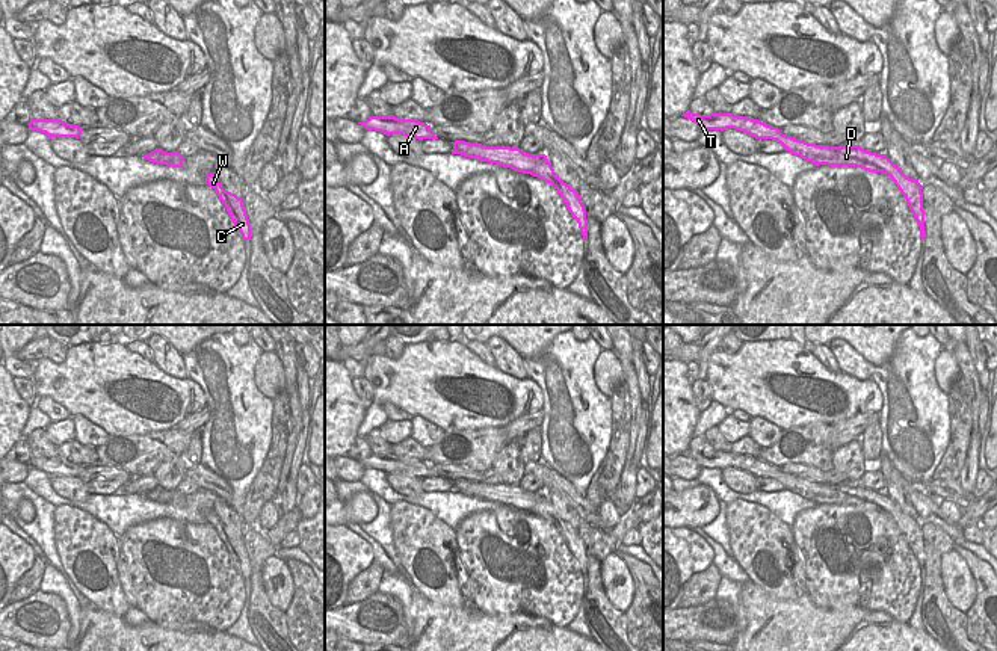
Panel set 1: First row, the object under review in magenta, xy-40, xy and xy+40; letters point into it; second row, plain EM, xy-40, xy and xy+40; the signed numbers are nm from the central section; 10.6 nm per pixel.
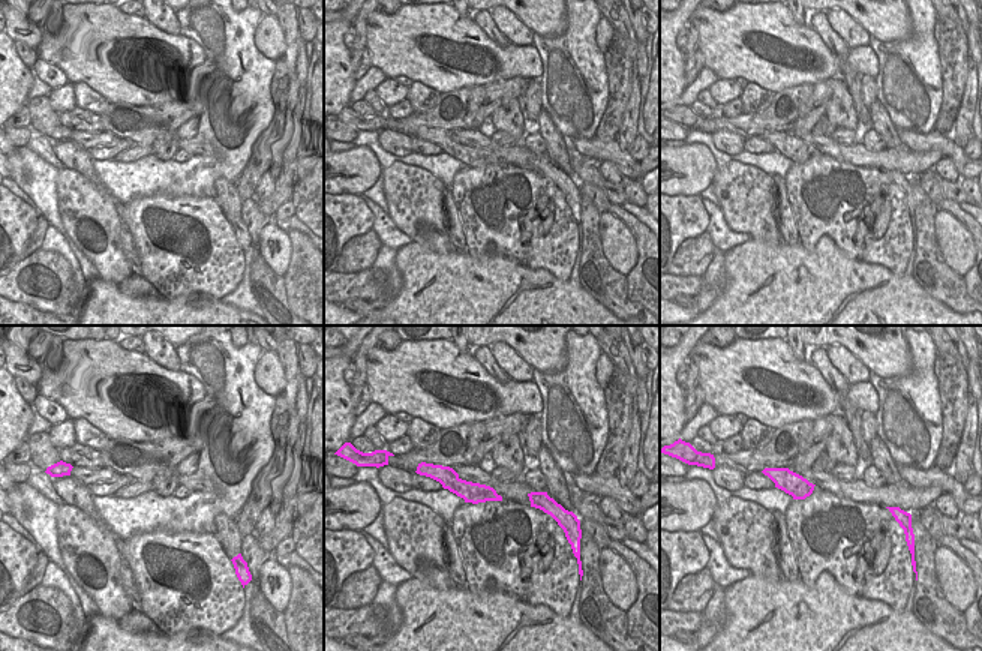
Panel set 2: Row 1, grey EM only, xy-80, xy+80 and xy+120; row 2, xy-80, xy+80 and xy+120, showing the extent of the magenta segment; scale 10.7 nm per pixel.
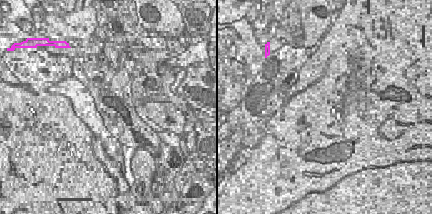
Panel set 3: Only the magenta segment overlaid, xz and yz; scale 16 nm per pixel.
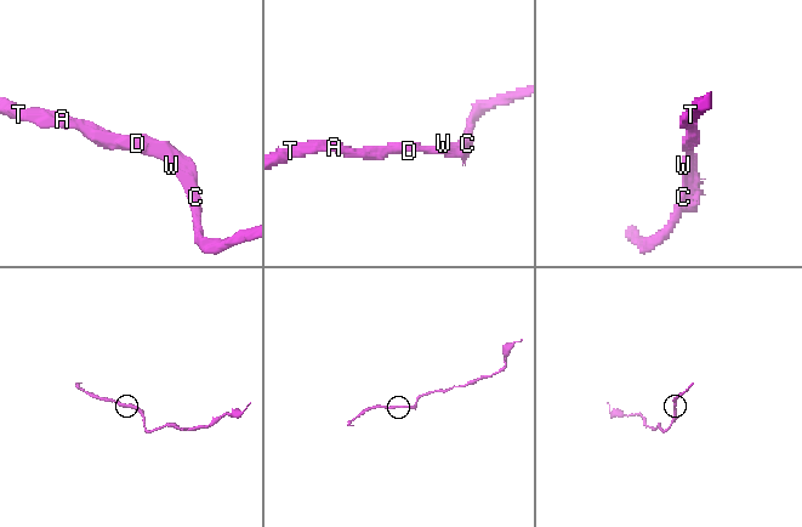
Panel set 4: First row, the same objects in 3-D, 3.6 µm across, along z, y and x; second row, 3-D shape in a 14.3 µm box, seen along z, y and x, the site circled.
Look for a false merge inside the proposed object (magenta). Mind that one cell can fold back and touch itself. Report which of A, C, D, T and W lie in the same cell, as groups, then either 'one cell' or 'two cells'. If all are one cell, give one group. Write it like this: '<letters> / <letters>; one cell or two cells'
A C D T W; one cell

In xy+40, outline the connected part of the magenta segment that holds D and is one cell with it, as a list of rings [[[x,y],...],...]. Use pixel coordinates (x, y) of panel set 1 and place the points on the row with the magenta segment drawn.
[[[687,110],[681,116],[695,122],[701,130],[724,131],[727,128],[734,128],[755,139],[776,140],[790,154],[799,156],[801,159],[811,162],[816,166],[857,166],[869,172],[882,172],[894,181],[906,199],[906,204],[920,227],[921,243],[926,239],[921,184],[918,180],[906,177],[900,168],[887,157],[887,154],[867,151],[860,145],[828,147],[808,143],[805,140],[782,134],[778,127],[772,127],[758,119],[733,113],[699,115]]]

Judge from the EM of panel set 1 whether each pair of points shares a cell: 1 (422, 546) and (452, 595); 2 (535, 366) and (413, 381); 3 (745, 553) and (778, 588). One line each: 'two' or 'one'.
1: one
2: two
3: one

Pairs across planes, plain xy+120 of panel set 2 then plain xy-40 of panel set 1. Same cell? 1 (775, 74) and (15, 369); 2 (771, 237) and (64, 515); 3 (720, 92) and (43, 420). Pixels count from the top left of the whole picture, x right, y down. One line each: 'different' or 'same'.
1: different
2: same
3: different

